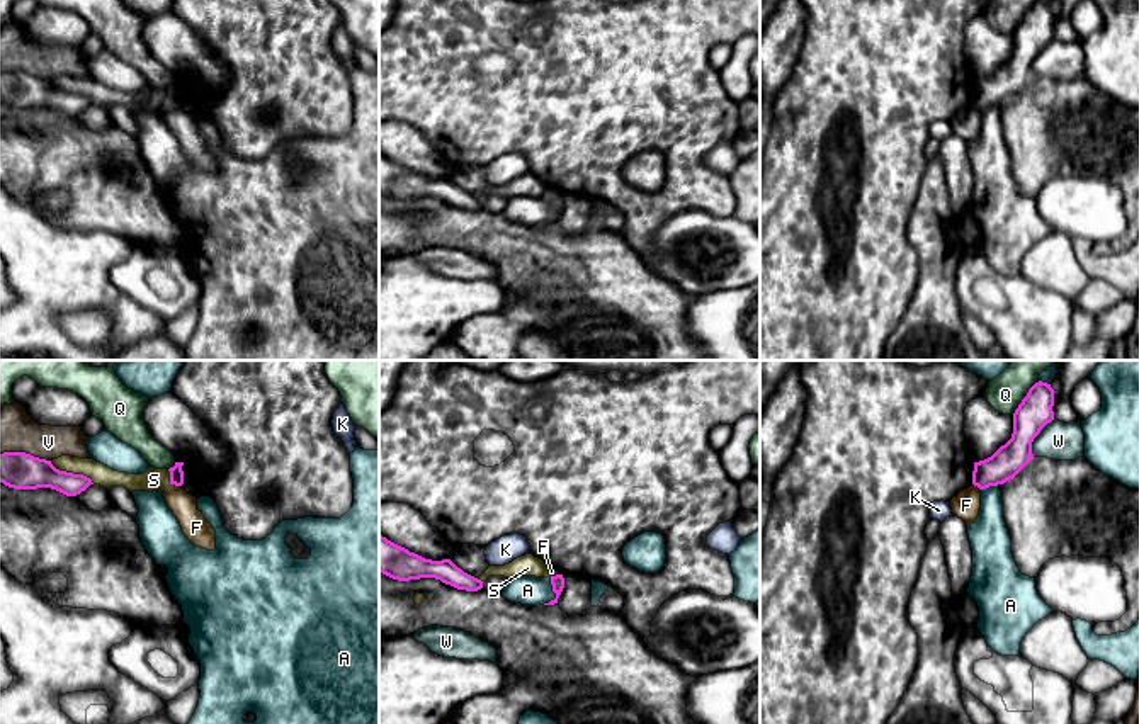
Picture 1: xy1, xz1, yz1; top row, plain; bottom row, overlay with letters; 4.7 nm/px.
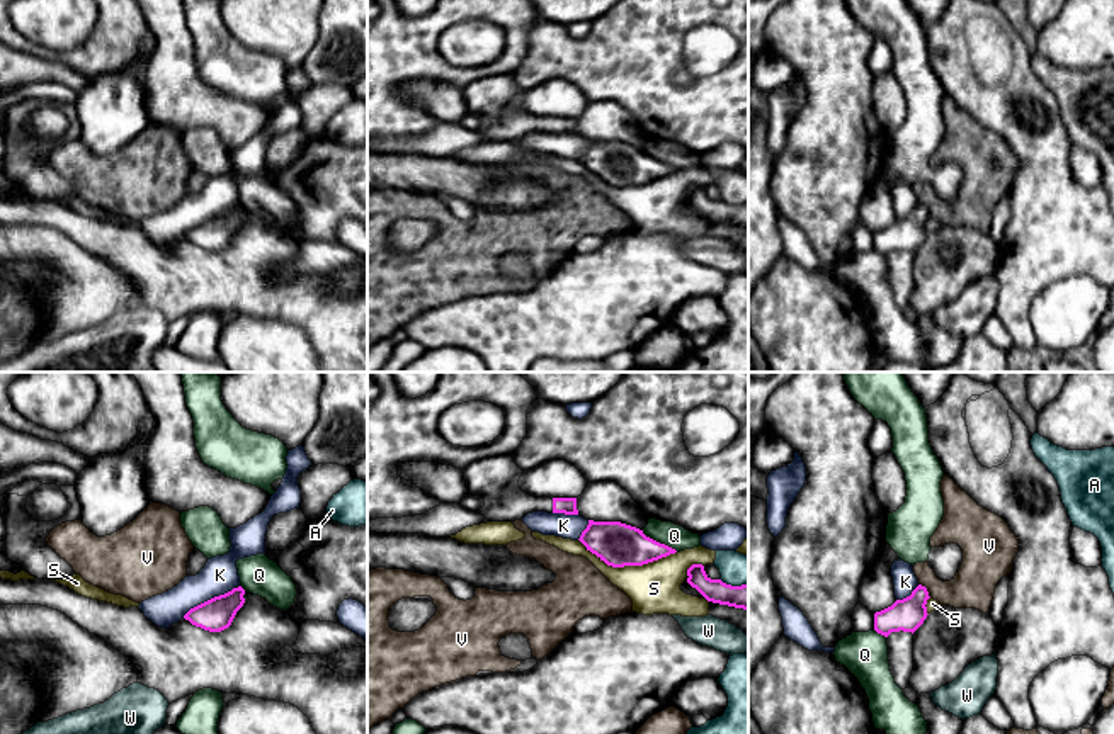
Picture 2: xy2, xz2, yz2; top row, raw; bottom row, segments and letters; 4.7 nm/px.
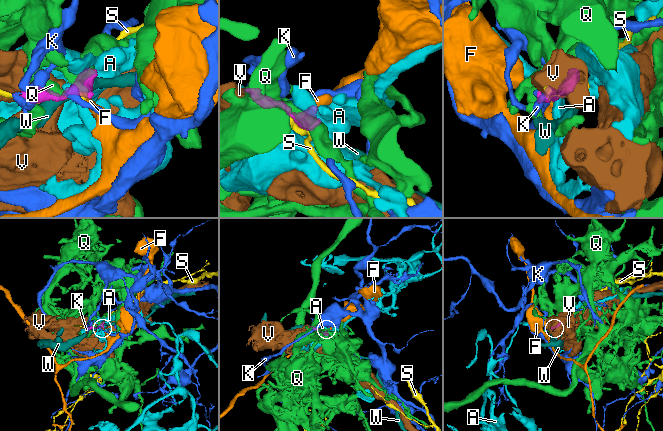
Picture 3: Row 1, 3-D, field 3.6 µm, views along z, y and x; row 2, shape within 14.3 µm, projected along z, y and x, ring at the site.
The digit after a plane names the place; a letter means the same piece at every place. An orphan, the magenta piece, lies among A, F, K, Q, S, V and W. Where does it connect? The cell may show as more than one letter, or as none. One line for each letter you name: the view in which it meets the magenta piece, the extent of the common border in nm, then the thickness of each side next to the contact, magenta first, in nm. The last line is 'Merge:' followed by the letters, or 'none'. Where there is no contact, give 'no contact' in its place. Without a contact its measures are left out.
Merge: none

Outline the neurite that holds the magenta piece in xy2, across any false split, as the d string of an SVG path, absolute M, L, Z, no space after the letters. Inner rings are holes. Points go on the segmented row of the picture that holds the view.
M242 586L231 591L214 596L194 608L190 608L184 618L192 625L201 627L209 632L221 632L228 629L236 615L236 612L245 603L245 590Z

